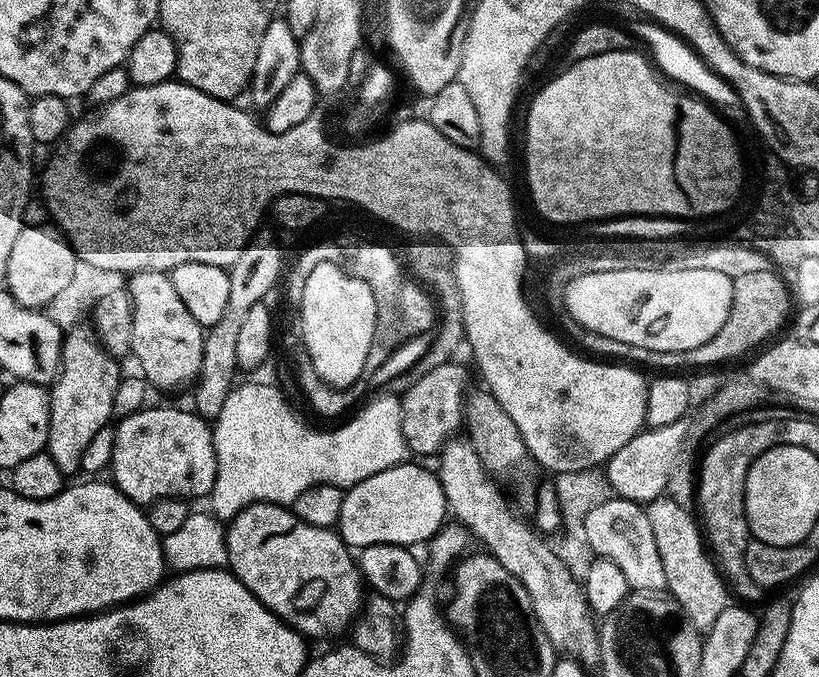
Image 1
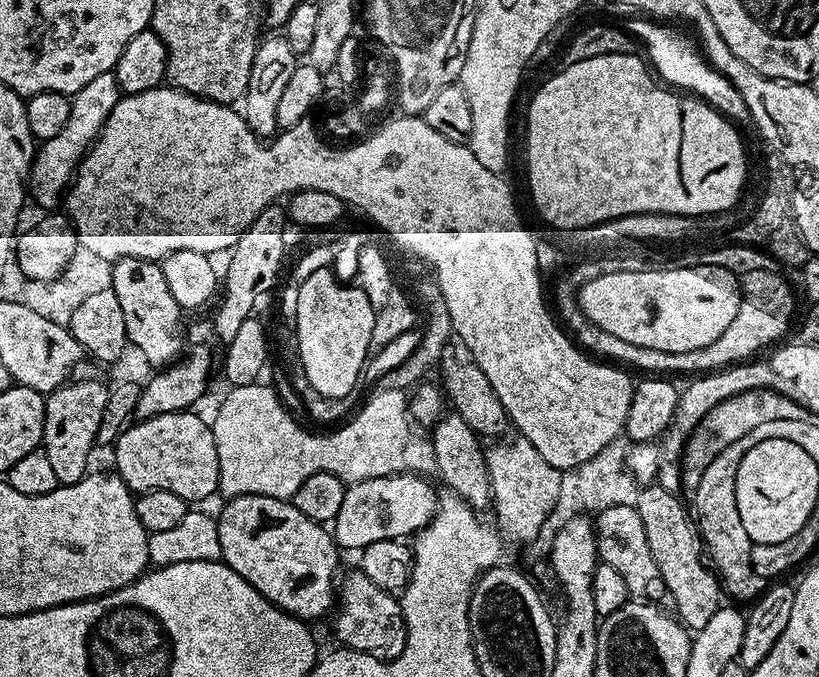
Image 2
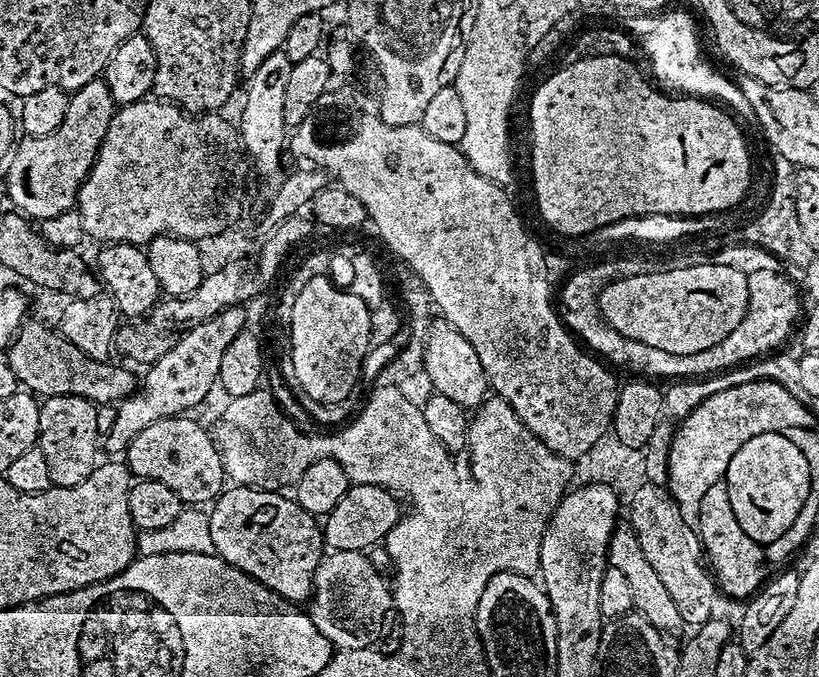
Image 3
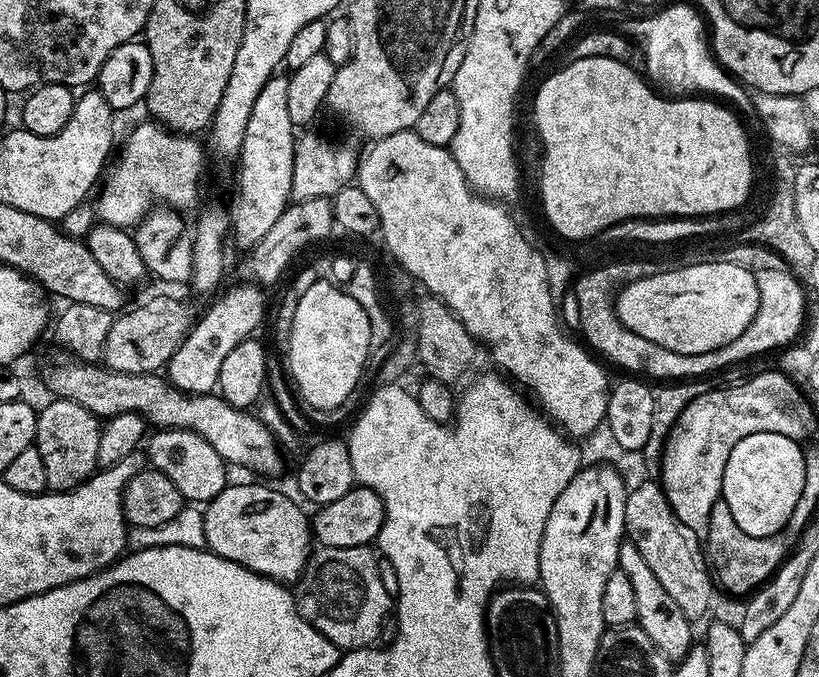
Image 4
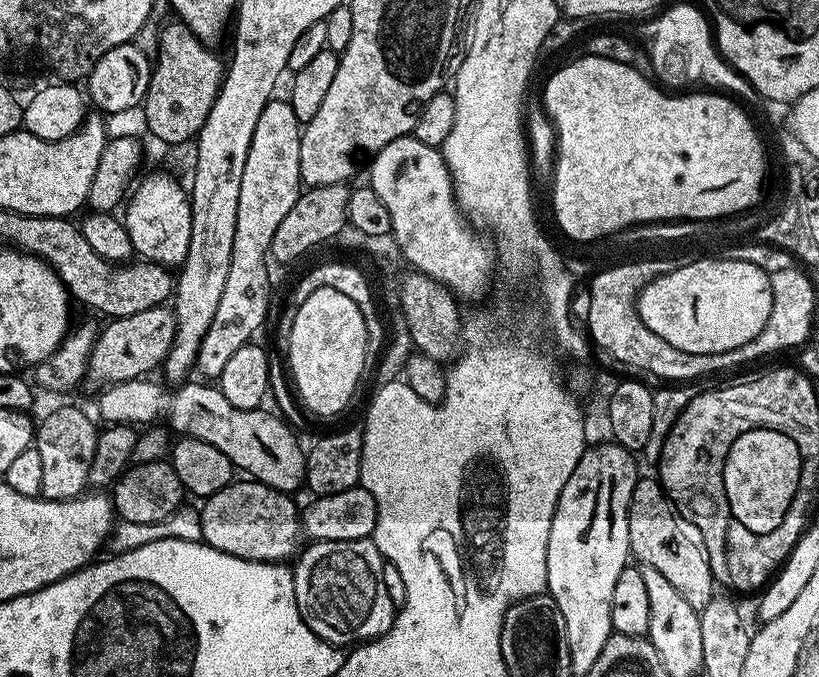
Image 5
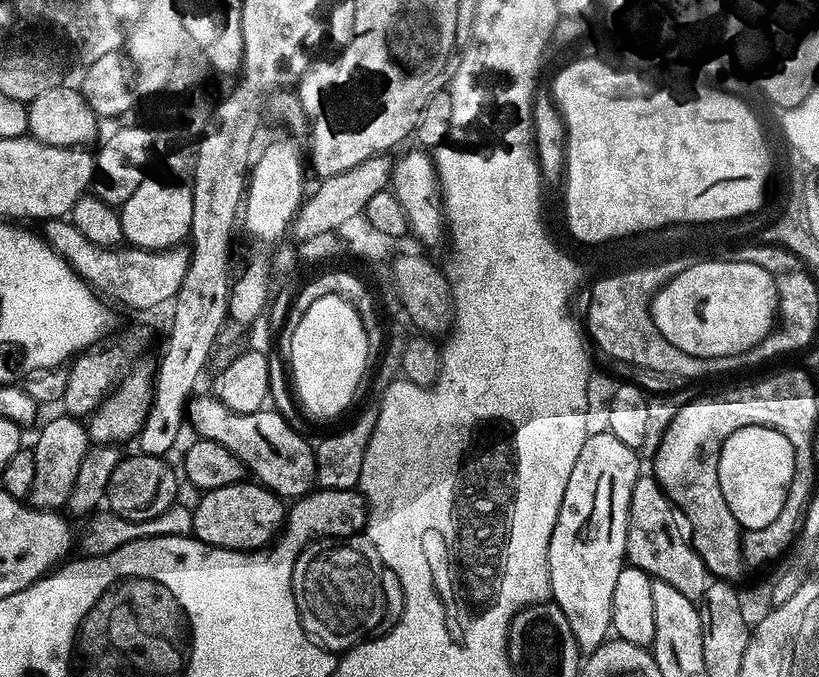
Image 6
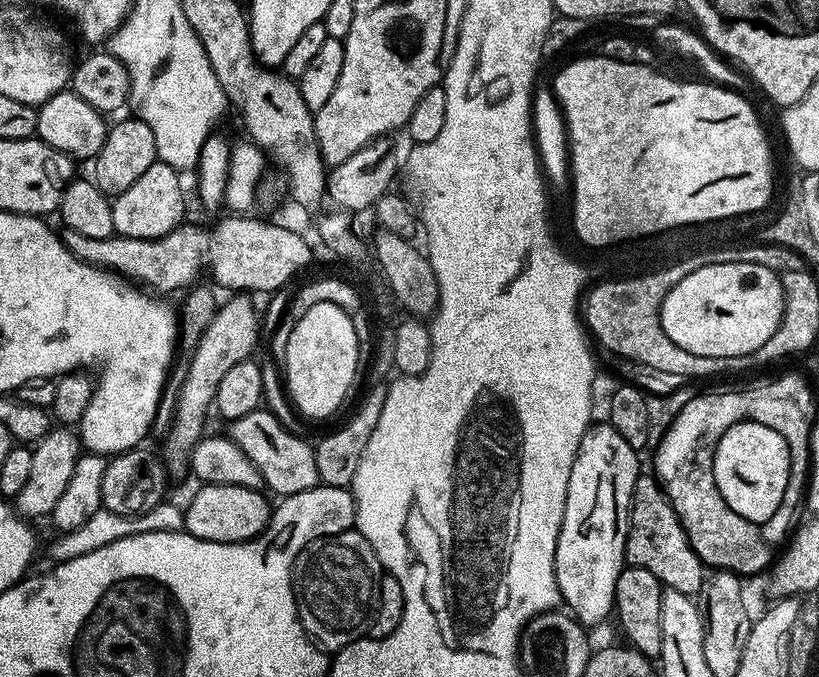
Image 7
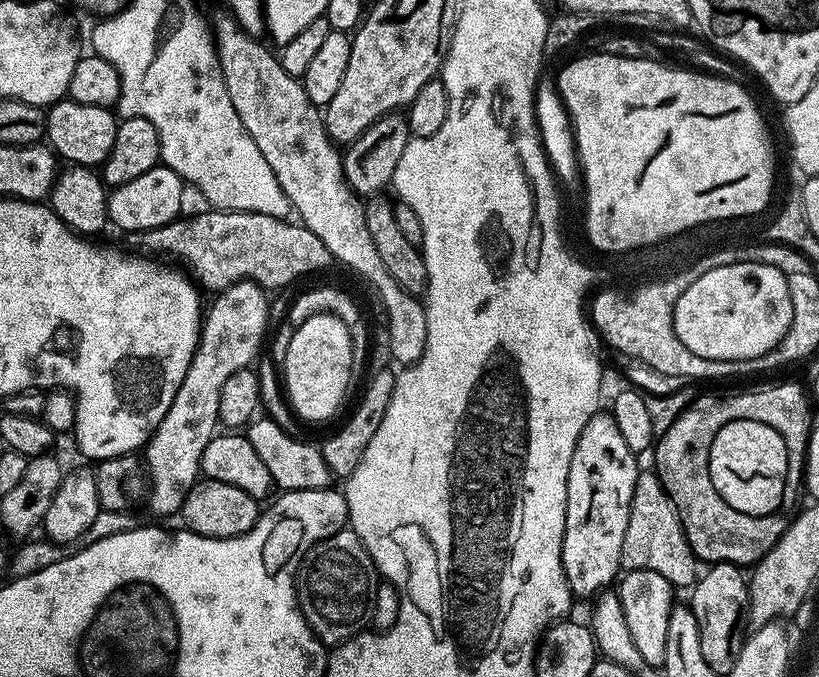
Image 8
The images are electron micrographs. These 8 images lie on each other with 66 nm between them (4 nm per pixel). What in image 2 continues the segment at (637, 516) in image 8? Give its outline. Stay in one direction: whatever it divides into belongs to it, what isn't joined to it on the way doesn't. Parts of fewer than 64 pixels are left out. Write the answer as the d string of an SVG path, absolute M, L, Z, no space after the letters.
M653 482L639 489L635 507L638 518L642 518L642 526L646 529L646 542L650 542L654 562L658 562L662 582L666 582L670 600L676 603L675 615L685 628L698 630L706 626L710 617L721 608L722 589L719 579L702 555L702 539L697 525L689 509L684 509L684 504L678 497L676 492L664 490Z

